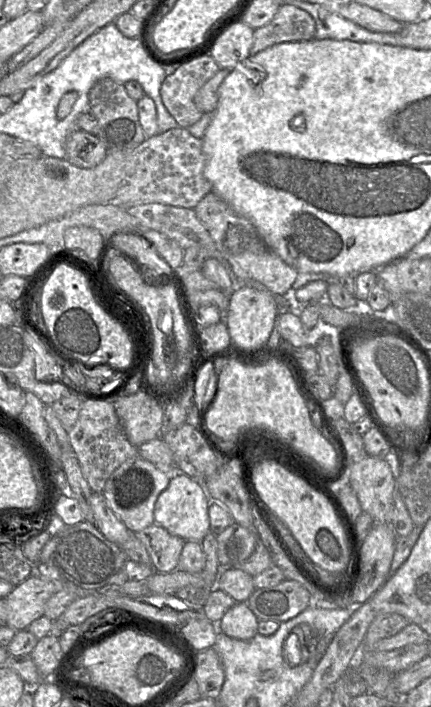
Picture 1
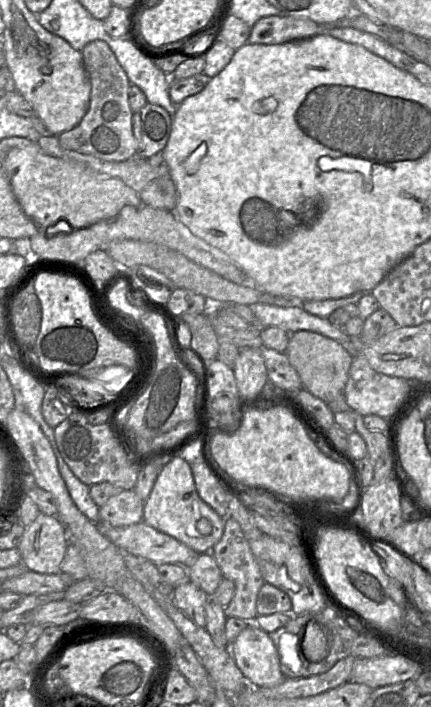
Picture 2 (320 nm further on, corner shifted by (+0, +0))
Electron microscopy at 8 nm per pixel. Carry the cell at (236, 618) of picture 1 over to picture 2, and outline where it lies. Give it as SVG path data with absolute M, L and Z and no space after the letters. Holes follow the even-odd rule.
M247 626L230 643L230 652L248 684L273 687L285 678L269 633L259 626Z

